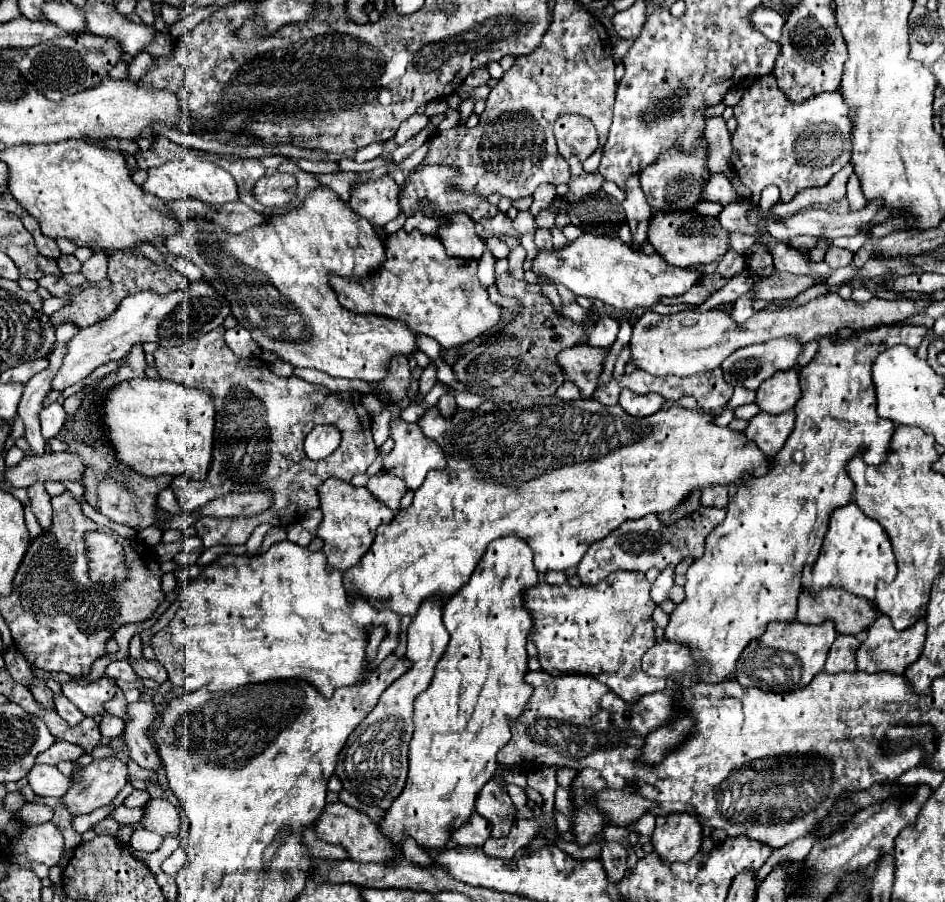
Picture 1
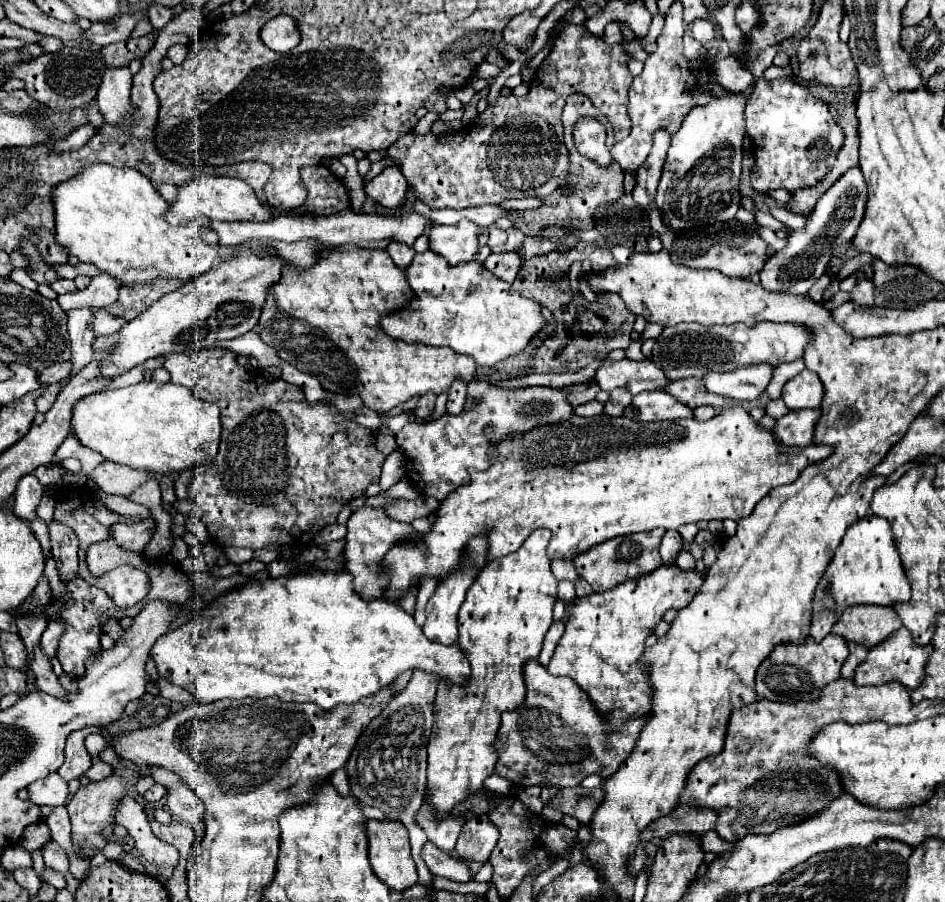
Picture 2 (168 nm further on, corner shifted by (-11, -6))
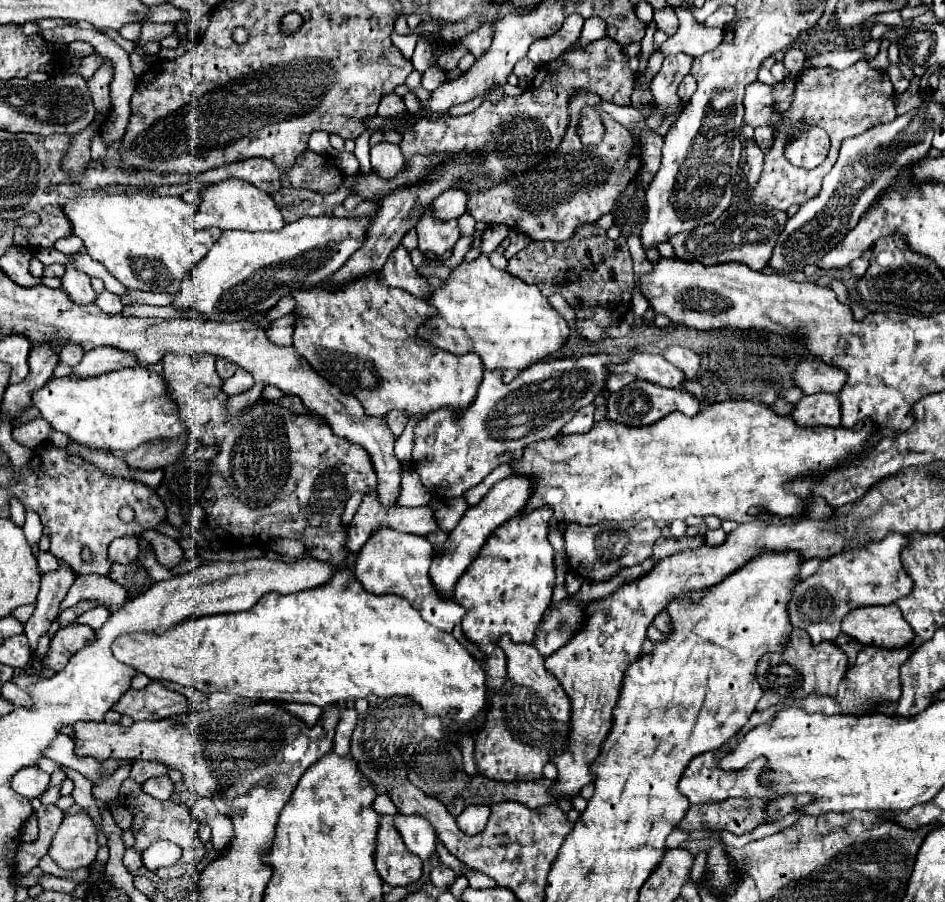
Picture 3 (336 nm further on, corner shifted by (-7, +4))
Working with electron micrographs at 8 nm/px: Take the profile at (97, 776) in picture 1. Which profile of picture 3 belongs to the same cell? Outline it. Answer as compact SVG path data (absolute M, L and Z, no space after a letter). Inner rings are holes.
M86 811L64 817L48 853L54 863L66 871L74 871L80 867L90 867L96 853L98 843L92 817Z

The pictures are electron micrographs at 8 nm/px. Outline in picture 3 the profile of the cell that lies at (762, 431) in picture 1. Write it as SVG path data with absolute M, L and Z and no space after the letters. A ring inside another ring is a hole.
M806 395L796 403L792 419L798 425L822 425L822 427L840 427L840 401L838 395Z

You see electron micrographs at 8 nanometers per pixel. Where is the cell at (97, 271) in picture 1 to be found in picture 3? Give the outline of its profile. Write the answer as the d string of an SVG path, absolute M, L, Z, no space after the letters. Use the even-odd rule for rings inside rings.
M104 291L102 295L98 295L96 305L98 305L100 309L104 309L106 313L120 313L120 311L124 309L124 305L122 305L120 297L118 297L118 295L114 295L114 293L108 293L108 291Z

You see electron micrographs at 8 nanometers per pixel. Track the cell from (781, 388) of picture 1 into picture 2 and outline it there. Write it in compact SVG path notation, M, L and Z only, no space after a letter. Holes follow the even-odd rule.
M804 369L802 373L798 373L790 381L786 381L780 399L786 403L786 407L790 411L798 411L798 409L806 409L806 407L820 409L822 395L824 395L824 387L822 387L818 375Z

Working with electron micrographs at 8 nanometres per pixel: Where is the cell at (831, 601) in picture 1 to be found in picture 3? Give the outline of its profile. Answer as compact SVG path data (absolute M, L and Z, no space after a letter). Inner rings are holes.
M880 605L874 609L856 609L842 621L842 633L880 649L904 649L918 645L918 637L904 621L898 605Z

